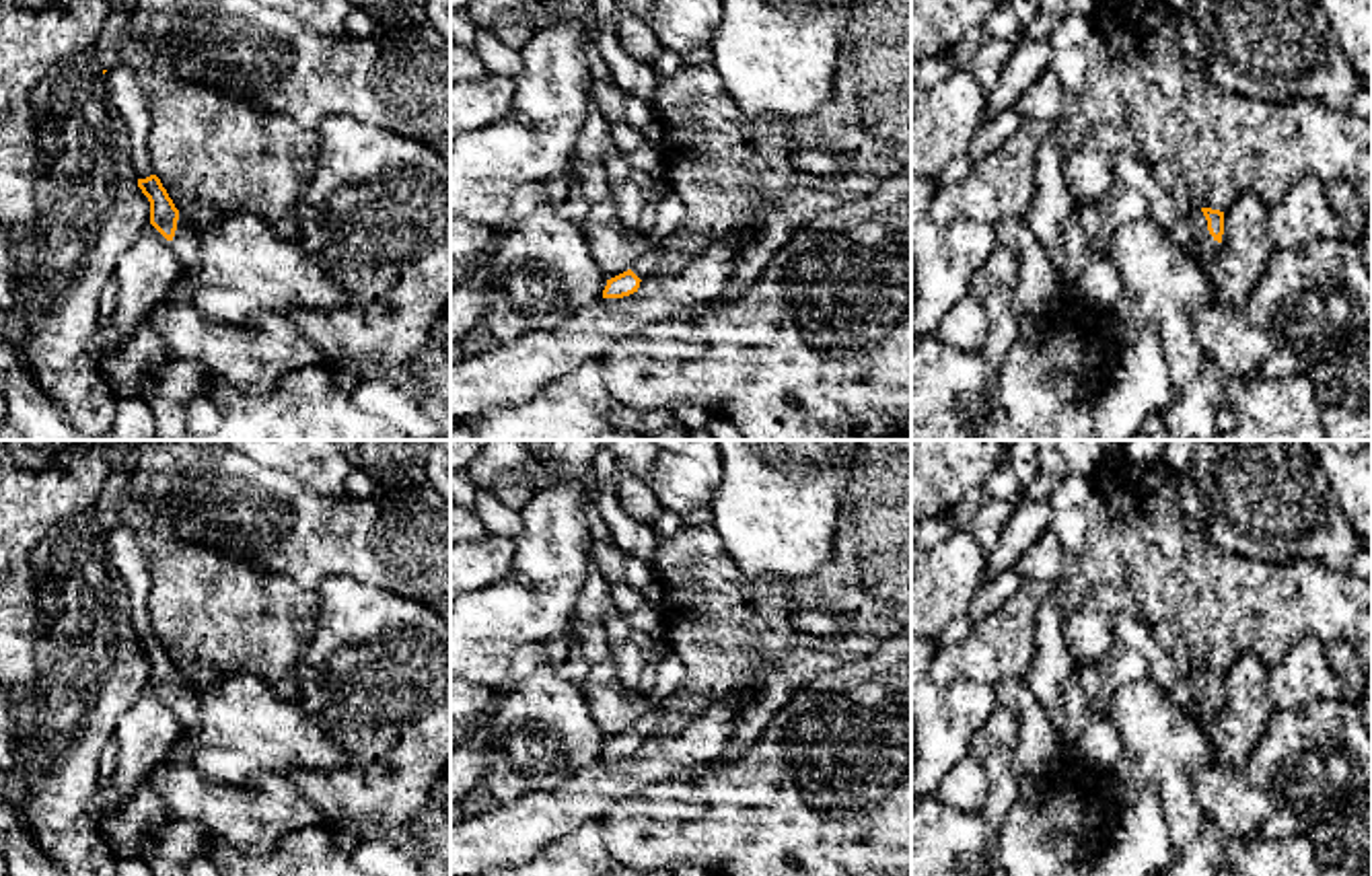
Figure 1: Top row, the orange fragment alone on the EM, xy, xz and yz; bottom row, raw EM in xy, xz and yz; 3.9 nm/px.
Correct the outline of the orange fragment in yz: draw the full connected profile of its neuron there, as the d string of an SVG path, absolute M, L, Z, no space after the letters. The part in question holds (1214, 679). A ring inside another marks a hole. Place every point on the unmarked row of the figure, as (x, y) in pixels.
M1193 668L1187 679L1195 691L1195 703L1183 711L1195 722L1201 714L1218 716L1224 695L1224 672L1212 668Z

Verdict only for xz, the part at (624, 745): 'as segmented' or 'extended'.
extended

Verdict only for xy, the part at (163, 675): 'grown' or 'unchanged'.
grown

